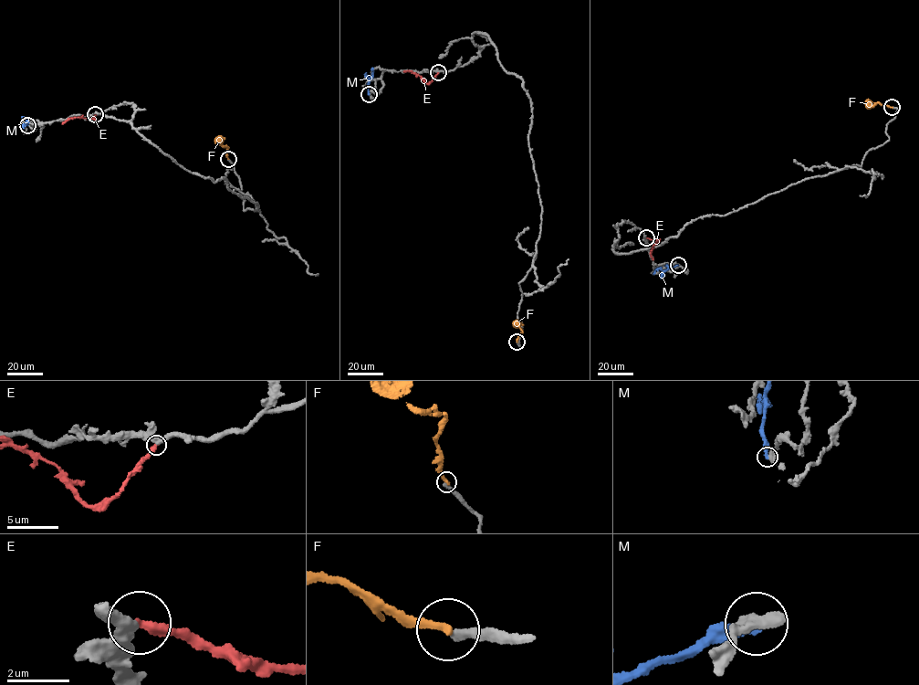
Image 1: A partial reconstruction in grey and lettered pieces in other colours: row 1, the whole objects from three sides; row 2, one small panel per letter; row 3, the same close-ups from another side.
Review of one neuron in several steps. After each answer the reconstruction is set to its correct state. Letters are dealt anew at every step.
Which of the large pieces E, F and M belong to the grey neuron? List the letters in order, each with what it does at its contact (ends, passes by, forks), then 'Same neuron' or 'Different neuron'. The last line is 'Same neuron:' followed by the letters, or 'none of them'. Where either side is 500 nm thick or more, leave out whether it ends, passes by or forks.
E: It ends there. Different neuron
F: It ends there. Different neuron
M: It ends there. Different neuron
Same neuron: none of them

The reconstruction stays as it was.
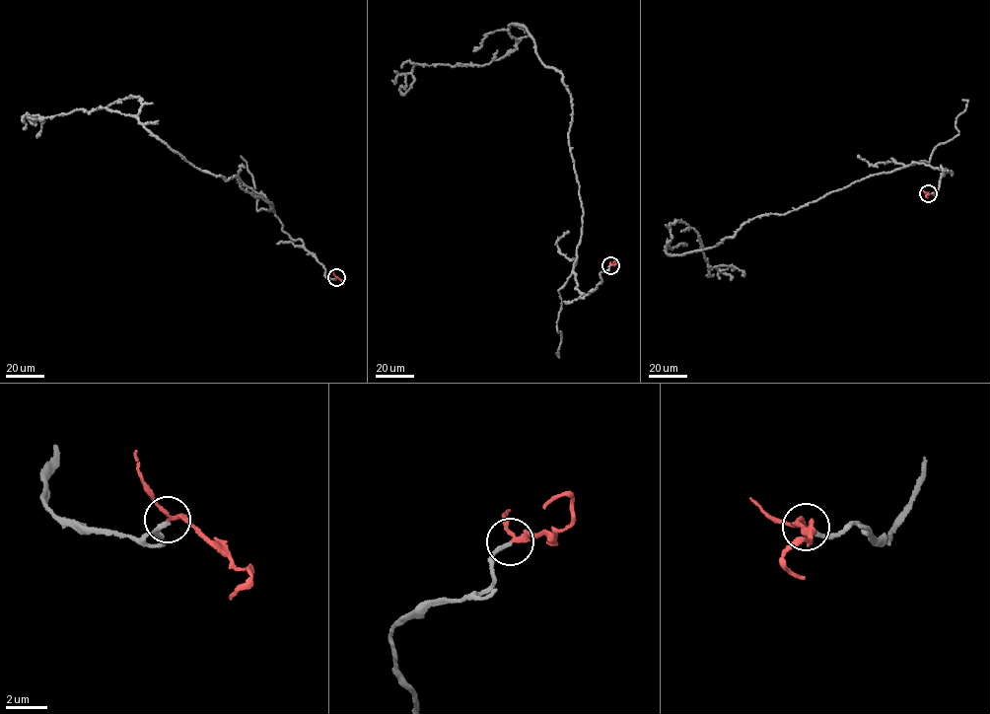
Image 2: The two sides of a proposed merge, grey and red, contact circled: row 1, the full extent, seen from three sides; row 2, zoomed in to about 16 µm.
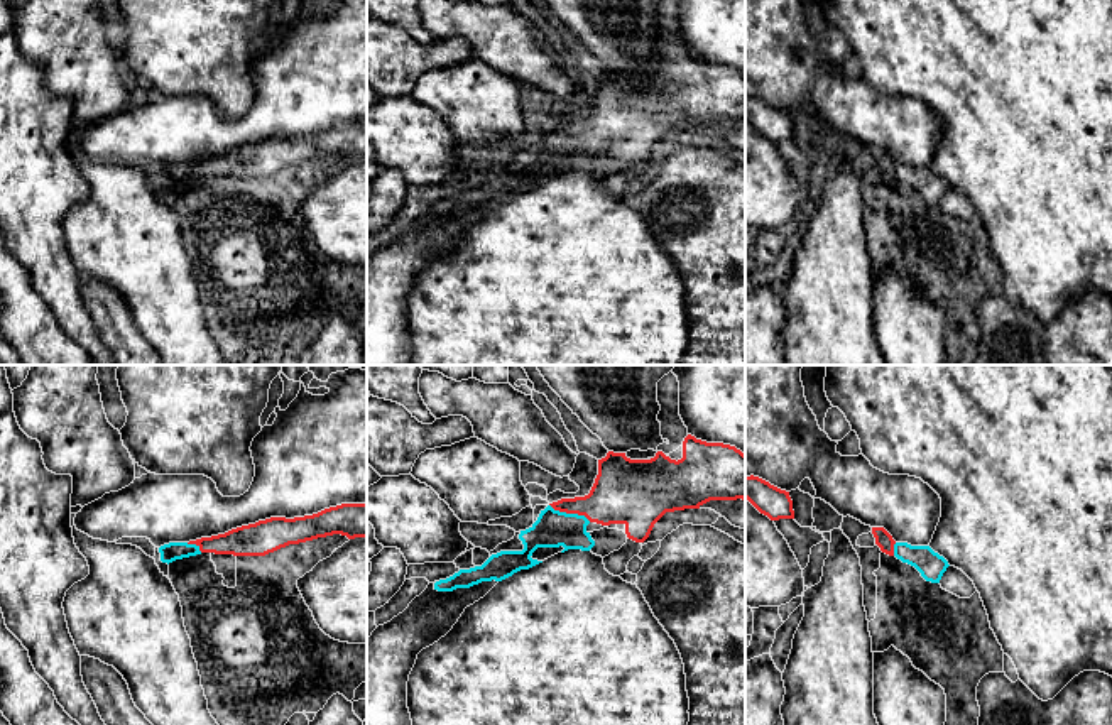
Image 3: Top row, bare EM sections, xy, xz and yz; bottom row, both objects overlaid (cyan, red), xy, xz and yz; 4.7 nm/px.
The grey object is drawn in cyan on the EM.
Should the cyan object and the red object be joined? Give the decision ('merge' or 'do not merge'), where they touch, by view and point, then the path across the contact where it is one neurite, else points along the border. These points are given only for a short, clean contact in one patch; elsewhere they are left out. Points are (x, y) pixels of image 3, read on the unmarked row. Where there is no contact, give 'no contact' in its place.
merge; contact xz (570, 136); way xz (551, 151), (570, 136), (604, 127), (619, 117)

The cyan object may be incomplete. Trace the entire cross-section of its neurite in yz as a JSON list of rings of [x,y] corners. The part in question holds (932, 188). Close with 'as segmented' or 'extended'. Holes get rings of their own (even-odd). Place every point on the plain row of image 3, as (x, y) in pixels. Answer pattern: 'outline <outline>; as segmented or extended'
outline [[[872,149],[872,155],[882,174],[914,188],[926,203],[940,204],[943,194],[950,188],[948,183],[929,167],[896,164],[884,149]]]; extended

